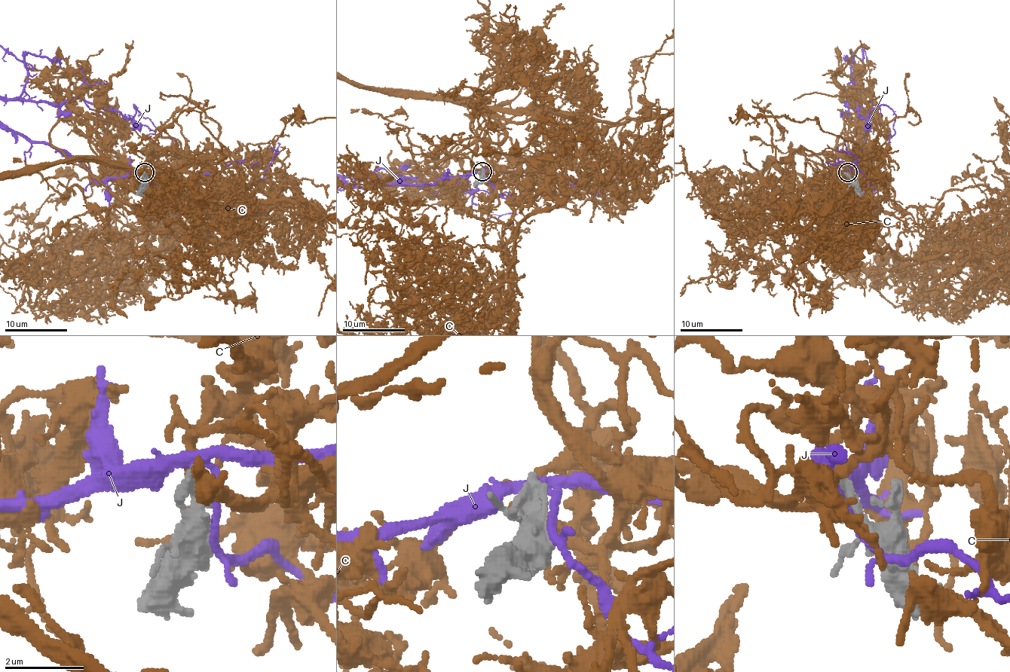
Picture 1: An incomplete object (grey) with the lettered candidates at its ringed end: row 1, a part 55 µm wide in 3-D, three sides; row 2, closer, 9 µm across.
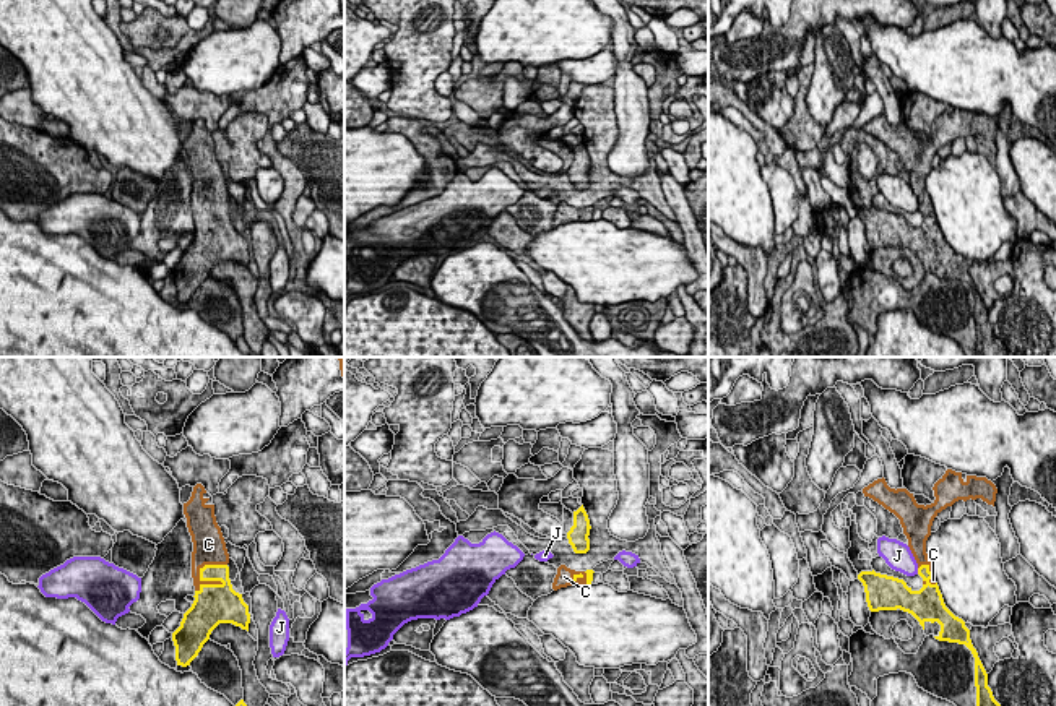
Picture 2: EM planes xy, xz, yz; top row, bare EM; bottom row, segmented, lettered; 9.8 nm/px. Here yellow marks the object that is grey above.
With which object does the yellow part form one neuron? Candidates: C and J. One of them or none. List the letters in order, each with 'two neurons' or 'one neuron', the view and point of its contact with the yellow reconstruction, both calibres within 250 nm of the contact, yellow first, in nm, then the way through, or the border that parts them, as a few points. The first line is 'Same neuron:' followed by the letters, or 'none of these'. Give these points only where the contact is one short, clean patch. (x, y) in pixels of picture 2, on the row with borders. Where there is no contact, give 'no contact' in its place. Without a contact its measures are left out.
Same neuron: C
C: one neuron | xy (202, 568) | 190/320 nm
J: two neurons | yz (918, 572) | 200/280 nm | along yz (917, 568), (918, 573)

